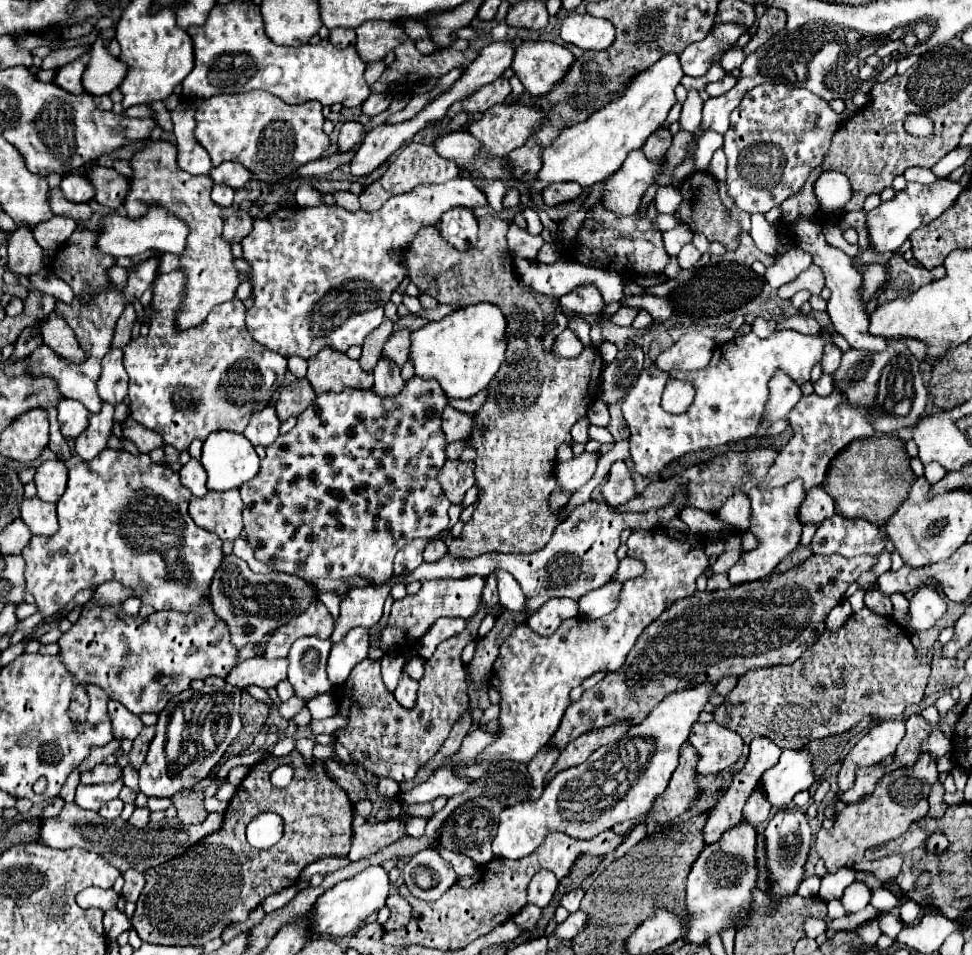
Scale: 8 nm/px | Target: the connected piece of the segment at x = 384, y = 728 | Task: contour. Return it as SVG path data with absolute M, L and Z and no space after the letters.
M469 619L467 629L461 635L451 637L437 647L435 655L425 663L425 675L419 681L417 705L411 711L405 711L405 707L401 707L385 689L377 661L365 659L351 671L351 677L347 681L353 685L349 727L345 731L339 731L337 737L349 749L349 753L359 755L361 767L365 771L371 771L377 777L391 777L399 783L411 781L417 771L441 749L443 741L449 737L451 727L469 709L461 651L475 637L477 635L471 635Z

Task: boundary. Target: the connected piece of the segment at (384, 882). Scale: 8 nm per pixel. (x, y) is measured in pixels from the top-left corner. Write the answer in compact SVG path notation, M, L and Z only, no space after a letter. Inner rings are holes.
M381 865L367 867L365 871L361 871L353 879L337 883L329 891L325 891L317 899L315 907L311 909L311 913L309 913L311 933L315 933L315 935L333 935L333 937L345 937L345 935L349 935L351 931L359 929L359 925L371 913L379 911L385 905L387 891L389 891L389 877L387 877L387 871Z

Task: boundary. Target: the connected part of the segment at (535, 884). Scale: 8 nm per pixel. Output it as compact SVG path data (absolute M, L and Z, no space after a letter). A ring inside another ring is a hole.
M541 869L541 871L531 879L531 883L529 883L529 897L527 897L527 901L533 903L533 905L537 905L537 907L541 907L541 909L547 907L549 901L553 899L553 893L555 893L555 889L557 889L557 883L559 883L559 881L555 879L553 873Z

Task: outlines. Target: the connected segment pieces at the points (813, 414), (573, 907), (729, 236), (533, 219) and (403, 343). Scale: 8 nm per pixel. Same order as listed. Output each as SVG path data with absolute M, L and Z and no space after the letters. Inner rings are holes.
M833 391L829 397L819 395L807 395L801 397L801 401L793 407L789 413L789 423L795 431L793 439L779 451L773 467L769 469L769 475L761 481L757 489L769 491L773 487L781 487L785 483L791 483L793 479L801 479L805 491L811 487L817 487L825 479L825 471L831 463L831 459L853 439L857 437L871 437L875 431L867 423L869 411L865 407L851 407L843 395Z
M573 889L573 891L569 891L569 893L563 895L563 899L559 901L559 905L563 905L569 913L575 913L575 911L579 911L579 903L581 903L583 895L585 893L581 889Z
M696 171L689 175L679 186L683 201L679 205L679 209L675 211L675 219L679 223L685 223L693 233L701 233L705 235L711 243L719 241L721 245L725 245L727 251L735 251L739 247L739 235L741 235L741 225L739 221L727 213L725 205L721 203L719 195L717 195L717 181L711 173L707 171Z
M525 209L523 215L525 215L525 219L527 219L527 233L531 233L531 235L541 235L543 225L541 225L541 221L539 221L539 215L537 215L533 209Z
M397 331L397 333L393 333L391 337L389 337L389 341L385 343L385 347L383 347L383 355L381 357L385 357L385 359L389 359L389 361L393 361L399 369L405 365L405 361L409 359L407 355L409 355L409 335L411 335L411 331Z

